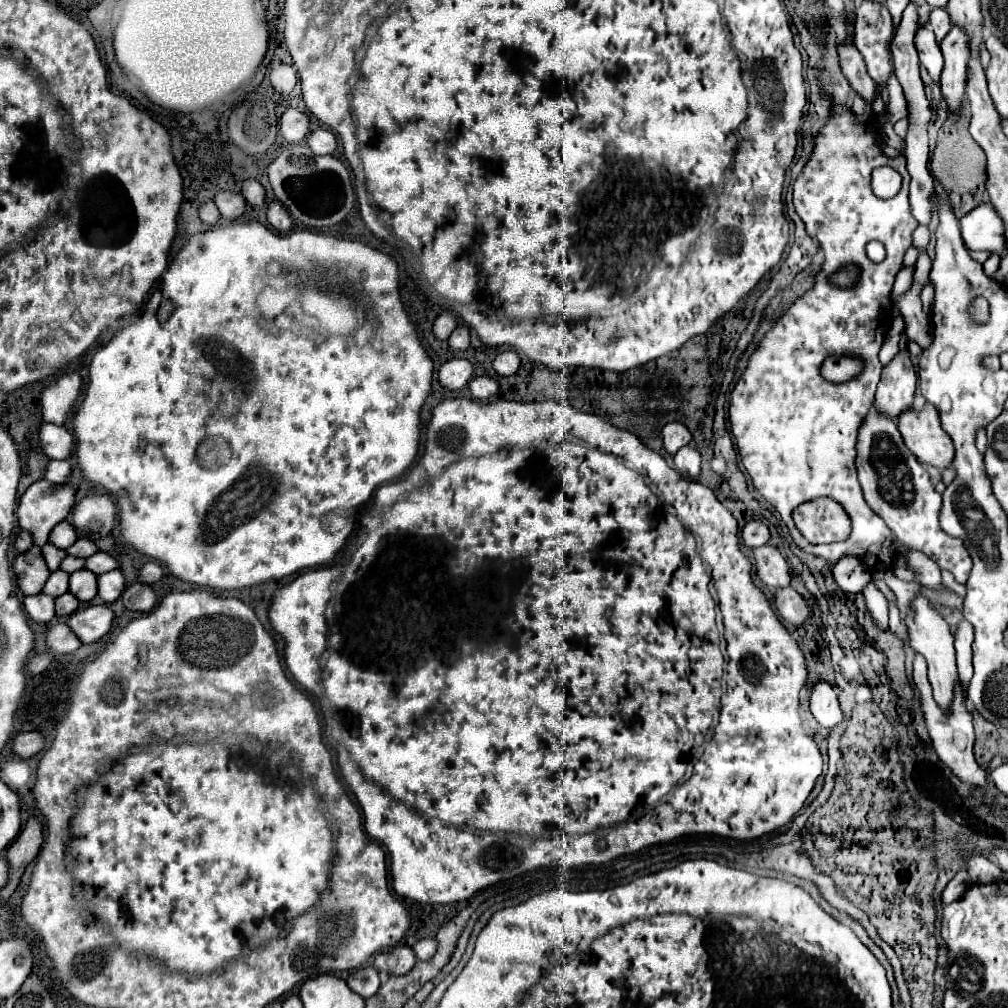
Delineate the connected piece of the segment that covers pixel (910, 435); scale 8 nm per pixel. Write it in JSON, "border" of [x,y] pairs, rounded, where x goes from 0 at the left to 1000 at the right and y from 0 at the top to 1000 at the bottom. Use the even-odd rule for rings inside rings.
{"border":[[[920,402],[910,408],[902,406],[892,414],[892,428],[900,445],[918,461],[930,465],[943,463],[945,457],[945,438],[934,426],[932,410],[926,402]]]}

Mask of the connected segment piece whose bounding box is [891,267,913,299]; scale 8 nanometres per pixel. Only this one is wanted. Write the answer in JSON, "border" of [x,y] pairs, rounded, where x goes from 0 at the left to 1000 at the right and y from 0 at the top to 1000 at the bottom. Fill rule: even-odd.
{"border":[[[896,265],[896,269],[890,273],[888,277],[888,283],[886,283],[886,291],[884,291],[885,297],[890,297],[894,291],[900,291],[902,289],[902,283],[906,281],[906,275],[904,275],[904,269],[906,265]]]}

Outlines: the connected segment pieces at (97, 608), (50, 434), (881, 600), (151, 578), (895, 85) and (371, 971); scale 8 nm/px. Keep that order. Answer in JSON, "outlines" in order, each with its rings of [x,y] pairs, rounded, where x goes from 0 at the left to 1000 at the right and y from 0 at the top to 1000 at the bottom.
{"outlines":[[[[88,600],[82,606],[74,606],[66,620],[80,638],[94,638],[100,634],[112,618],[112,606],[106,600]]],[[[43,420],[39,426],[41,445],[49,455],[66,455],[72,445],[70,430],[61,422]]],[[[866,576],[856,584],[856,590],[858,590],[860,602],[862,602],[866,614],[868,614],[876,624],[880,624],[880,596],[878,596],[878,590],[868,582]]],[[[148,557],[140,563],[138,566],[138,576],[144,578],[144,580],[150,580],[150,578],[156,578],[160,574],[162,566],[160,566],[160,561],[156,561],[154,557]]],[[[882,76],[880,88],[882,88],[882,110],[884,110],[884,116],[882,116],[882,118],[888,122],[890,118],[898,116],[898,100],[896,100],[896,88],[894,88],[894,82],[892,82],[888,76]]],[[[364,957],[352,965],[348,965],[348,969],[344,969],[344,977],[358,987],[360,991],[366,991],[374,985],[378,973],[376,973],[376,963],[370,957]]]]}

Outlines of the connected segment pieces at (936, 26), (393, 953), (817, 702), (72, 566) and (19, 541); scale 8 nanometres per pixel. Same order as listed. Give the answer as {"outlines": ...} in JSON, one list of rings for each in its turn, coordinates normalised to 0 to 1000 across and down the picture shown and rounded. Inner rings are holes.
{"outlines":[[[[926,9],[924,11],[924,17],[922,17],[922,23],[928,31],[928,37],[930,37],[930,43],[936,41],[936,37],[941,33],[943,29],[943,19],[941,19],[941,13],[939,9]]],[[[390,939],[372,949],[372,959],[376,963],[384,963],[386,967],[402,967],[410,961],[414,949],[408,939]]],[[[809,676],[807,678],[807,688],[805,688],[805,707],[811,713],[814,721],[824,725],[836,715],[836,705],[830,695],[830,688],[826,682],[818,676]]],[[[64,553],[61,557],[59,564],[63,564],[64,568],[74,568],[74,566],[78,566],[82,563],[84,563],[84,555],[80,555],[80,553]]],[[[19,527],[13,541],[15,541],[15,547],[17,547],[17,549],[23,549],[23,547],[27,547],[29,543],[33,543],[33,535],[31,535],[31,531],[29,531],[27,527]]]]}

